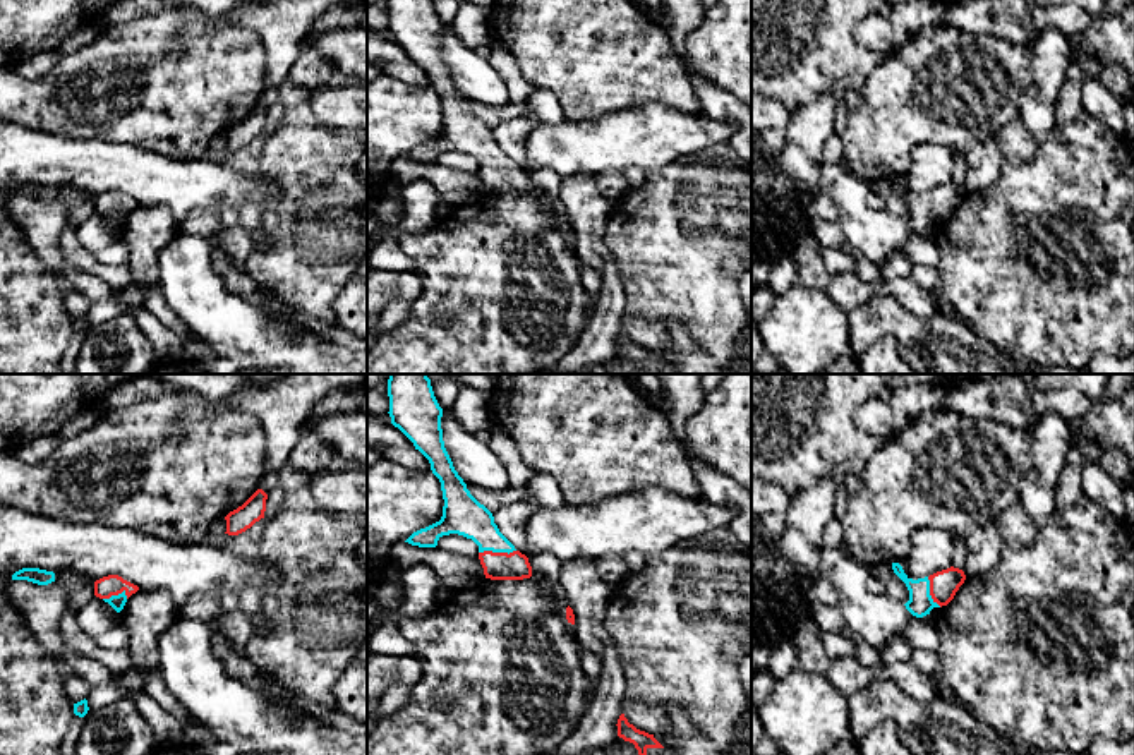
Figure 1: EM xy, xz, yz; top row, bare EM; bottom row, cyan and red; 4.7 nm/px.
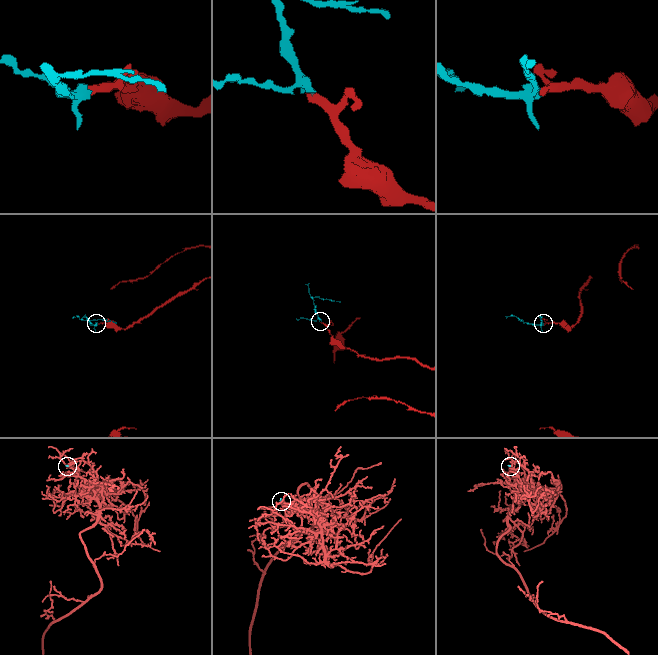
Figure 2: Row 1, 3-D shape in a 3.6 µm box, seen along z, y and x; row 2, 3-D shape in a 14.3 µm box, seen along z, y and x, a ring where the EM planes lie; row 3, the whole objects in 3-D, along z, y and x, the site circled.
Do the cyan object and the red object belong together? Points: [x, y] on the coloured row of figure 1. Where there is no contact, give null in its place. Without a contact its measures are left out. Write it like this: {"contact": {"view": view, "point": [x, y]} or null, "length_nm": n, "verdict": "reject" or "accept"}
{"contact": {"view": "xz", "point": [496, 551]}, "length_nm": 180, "verdict": "accept"}

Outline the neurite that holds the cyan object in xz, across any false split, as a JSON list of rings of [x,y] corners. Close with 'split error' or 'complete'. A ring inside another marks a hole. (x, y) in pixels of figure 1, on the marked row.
[[[389,374],[388,396],[391,424],[429,460],[444,499],[441,520],[413,532],[405,542],[436,547],[443,535],[458,534],[479,546],[486,578],[530,578],[528,558],[499,532],[492,513],[470,494],[455,470],[443,441],[443,408],[427,374]]] | split error

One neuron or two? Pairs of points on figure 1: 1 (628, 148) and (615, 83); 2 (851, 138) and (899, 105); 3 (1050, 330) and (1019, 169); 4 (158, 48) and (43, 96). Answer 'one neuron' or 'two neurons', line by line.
1: two neurons
2: one neuron
3: one neuron
4: one neuron

